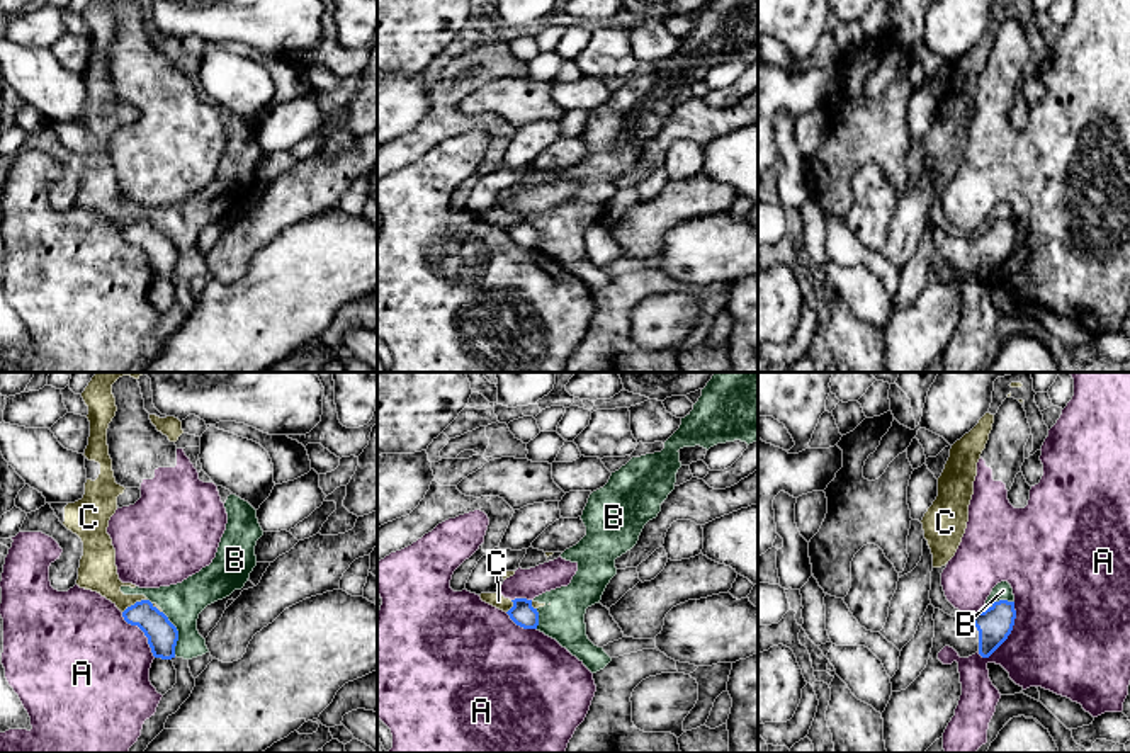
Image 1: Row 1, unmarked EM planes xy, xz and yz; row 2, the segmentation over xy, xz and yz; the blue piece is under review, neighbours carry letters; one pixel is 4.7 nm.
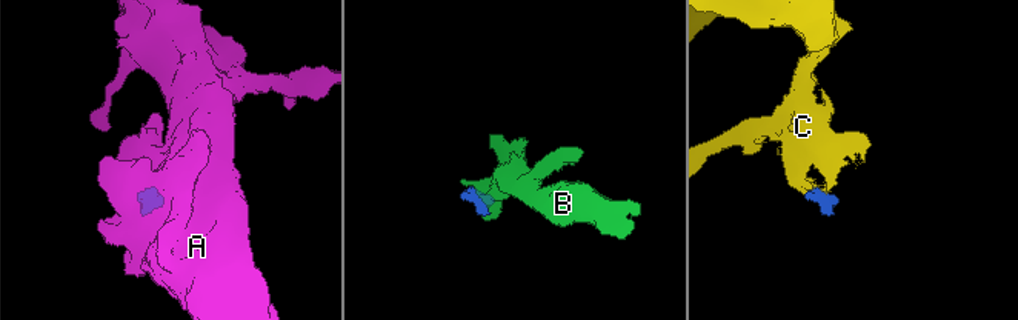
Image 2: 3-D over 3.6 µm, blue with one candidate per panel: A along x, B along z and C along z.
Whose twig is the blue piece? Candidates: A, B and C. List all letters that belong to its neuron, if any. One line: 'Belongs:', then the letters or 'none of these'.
Belongs: none of these

